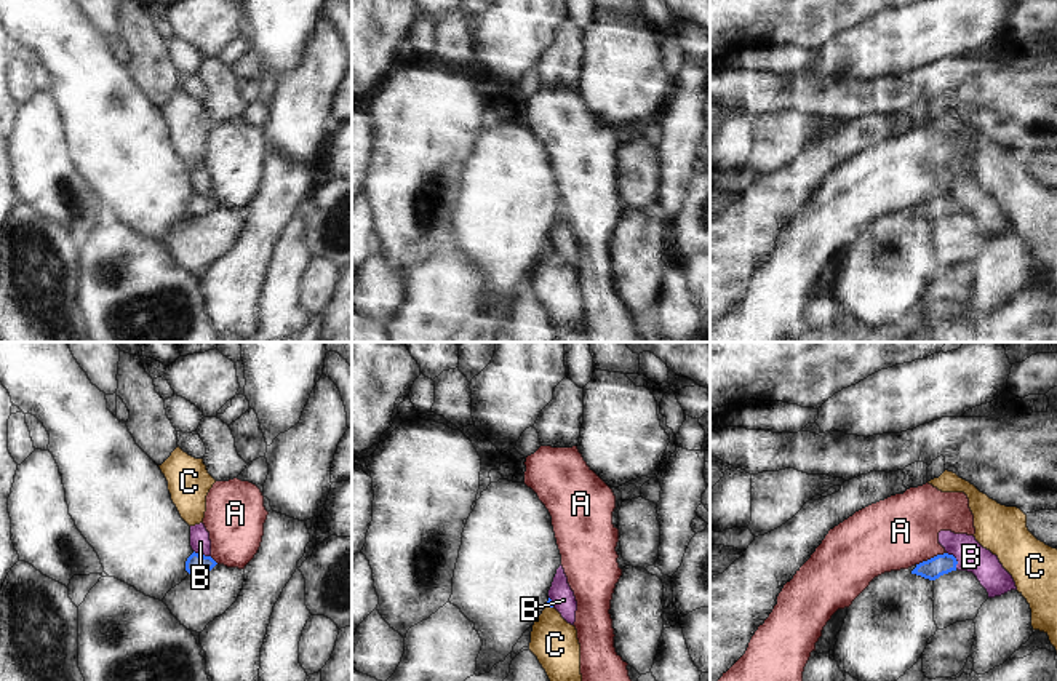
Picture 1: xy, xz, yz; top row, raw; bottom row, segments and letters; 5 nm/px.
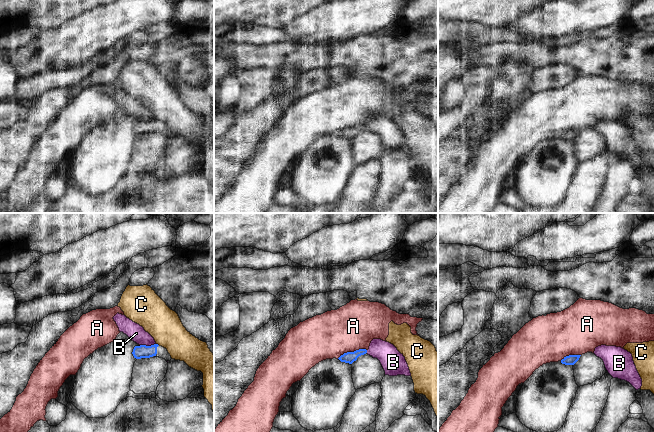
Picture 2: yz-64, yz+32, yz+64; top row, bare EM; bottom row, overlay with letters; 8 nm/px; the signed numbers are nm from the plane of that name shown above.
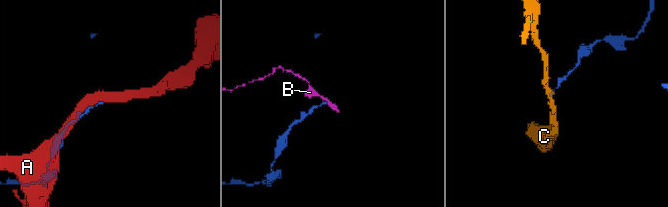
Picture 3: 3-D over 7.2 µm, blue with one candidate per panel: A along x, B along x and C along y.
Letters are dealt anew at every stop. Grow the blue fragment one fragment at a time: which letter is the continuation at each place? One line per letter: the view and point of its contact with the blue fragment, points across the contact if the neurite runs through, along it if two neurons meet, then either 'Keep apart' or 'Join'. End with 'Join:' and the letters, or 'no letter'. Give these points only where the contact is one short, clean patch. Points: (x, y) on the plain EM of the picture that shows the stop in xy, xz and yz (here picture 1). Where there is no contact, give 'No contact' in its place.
A: Touches blue at yz (931, 200). Keep apart
B: Touches blue at yz (955, 202). Boundary: yz (947, 194), (955, 200), (957, 210). Keep apart
C: Touches blue at xz (549, 248). Boundary: xz (546, 248), (552, 250). Keep apart
Join: no letter

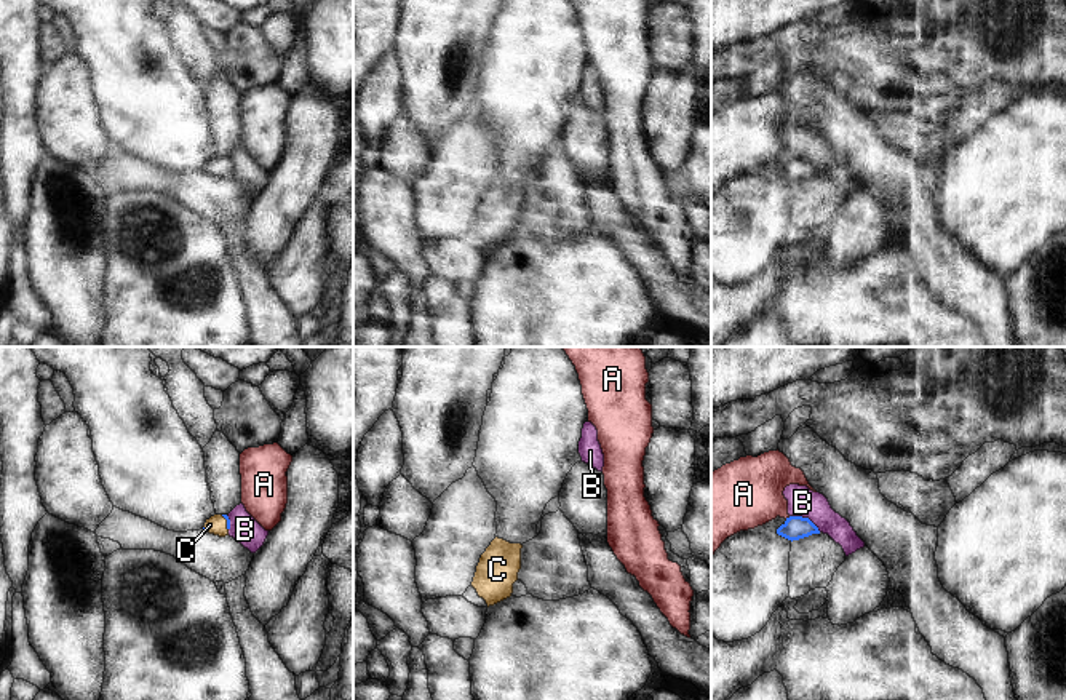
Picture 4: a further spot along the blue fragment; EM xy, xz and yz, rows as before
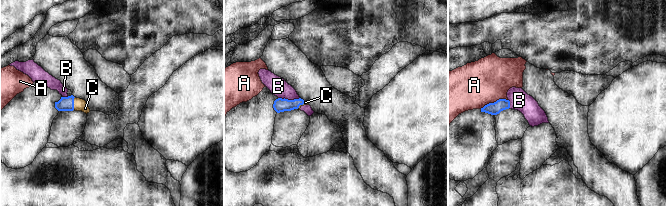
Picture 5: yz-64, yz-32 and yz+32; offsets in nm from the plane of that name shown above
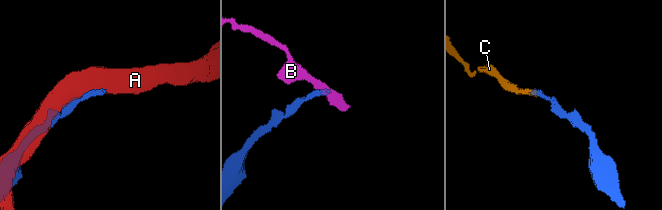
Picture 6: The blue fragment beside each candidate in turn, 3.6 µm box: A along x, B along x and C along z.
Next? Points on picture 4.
A: Touches blue at yz (787, 160). Keep apart
B: Touches blue at yz (806, 160). Boundary: yz (790, 157), (807, 160), (820, 173). Keep apart
C: Touches blue at xy (227, 165). Path across: xy (226, 159), (227, 165), (216, 167). Join
Join: C

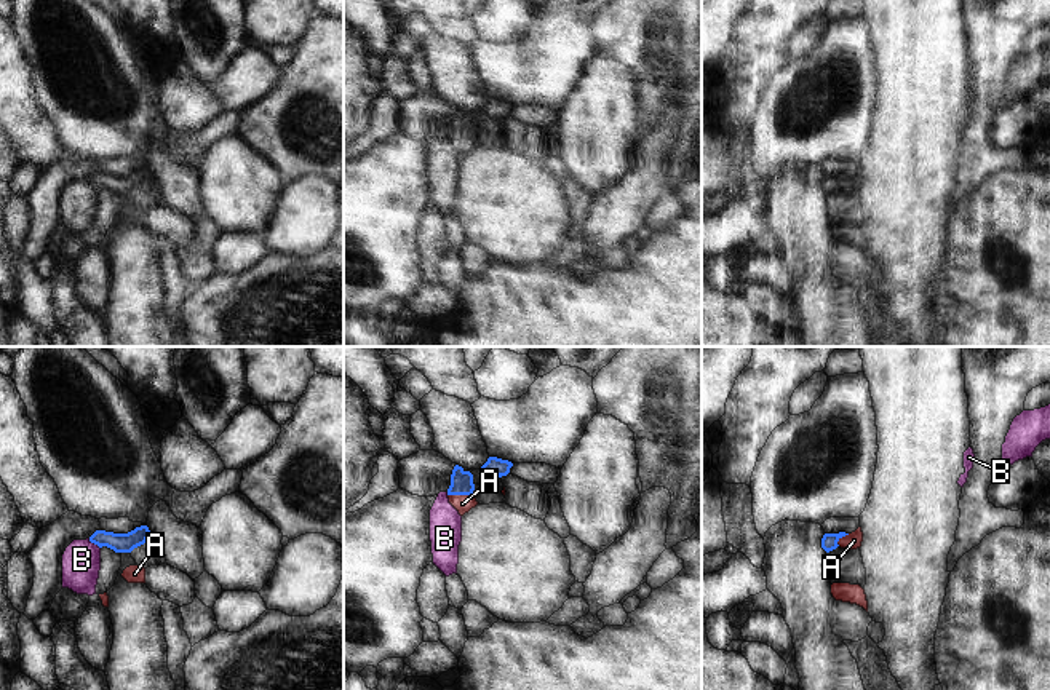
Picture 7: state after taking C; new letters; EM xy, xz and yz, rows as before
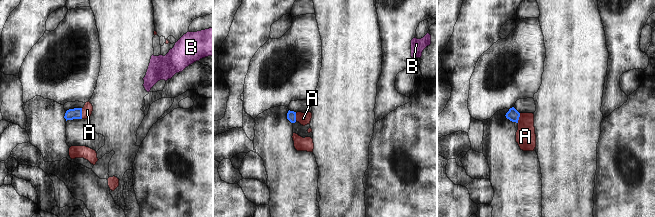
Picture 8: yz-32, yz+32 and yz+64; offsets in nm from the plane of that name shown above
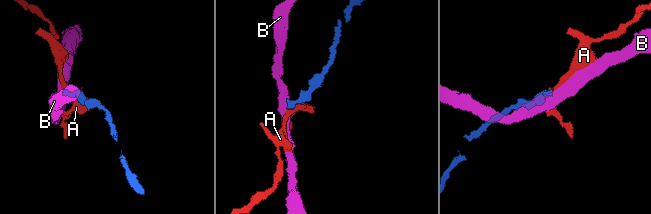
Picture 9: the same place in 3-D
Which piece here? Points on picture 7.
A: Touches blue at xz (459, 136). Path across: xz (461, 123), (459, 136), (462, 146). Join
B: Touches blue at xy (95, 186). Boundary: xy (88, 181), (99, 190). Keep apart
Join: A

